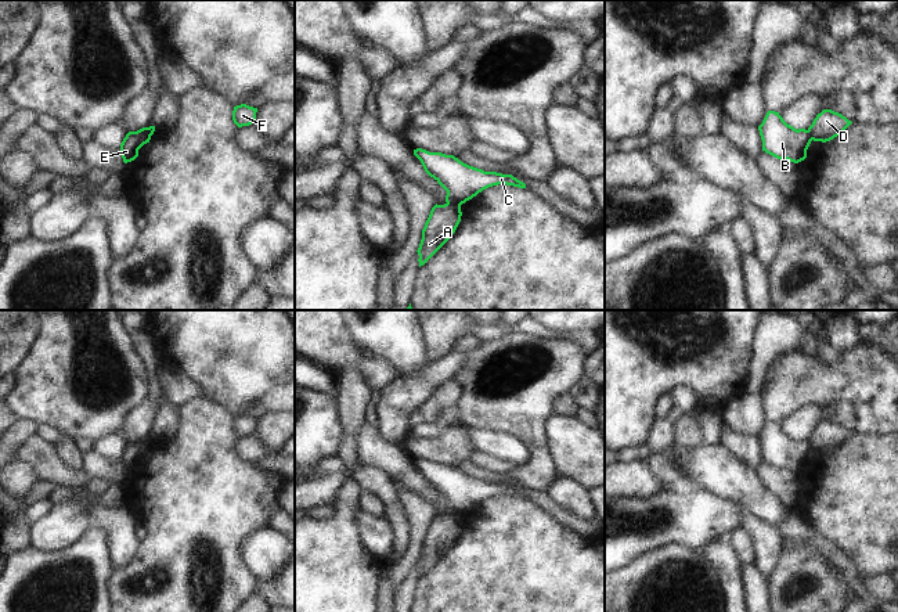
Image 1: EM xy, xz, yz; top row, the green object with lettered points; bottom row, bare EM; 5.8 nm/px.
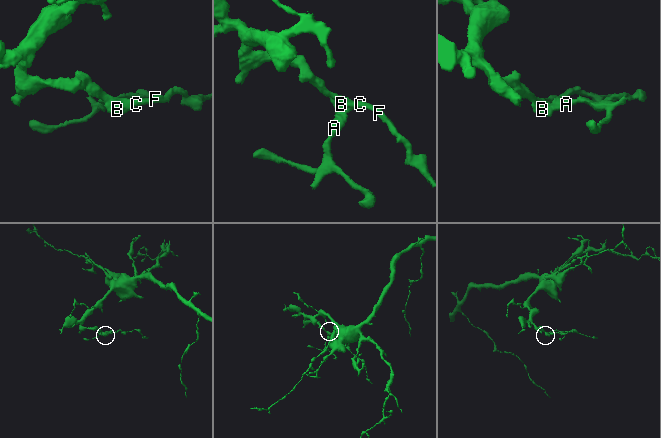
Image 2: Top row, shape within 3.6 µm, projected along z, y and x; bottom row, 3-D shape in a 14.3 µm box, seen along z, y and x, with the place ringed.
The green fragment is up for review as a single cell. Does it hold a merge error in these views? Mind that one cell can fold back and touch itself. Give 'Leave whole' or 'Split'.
Split

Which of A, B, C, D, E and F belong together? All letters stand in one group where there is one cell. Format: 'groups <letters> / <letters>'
groups A D / B C E F

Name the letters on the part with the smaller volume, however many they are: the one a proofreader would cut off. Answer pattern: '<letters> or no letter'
A, D

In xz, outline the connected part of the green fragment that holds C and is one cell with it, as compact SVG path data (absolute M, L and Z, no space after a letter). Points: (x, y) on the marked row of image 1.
M422 148L414 150L414 155L421 161L425 172L447 191L447 204L462 205L483 190L498 184L526 188L526 184L512 174L484 172L461 162L454 155Z

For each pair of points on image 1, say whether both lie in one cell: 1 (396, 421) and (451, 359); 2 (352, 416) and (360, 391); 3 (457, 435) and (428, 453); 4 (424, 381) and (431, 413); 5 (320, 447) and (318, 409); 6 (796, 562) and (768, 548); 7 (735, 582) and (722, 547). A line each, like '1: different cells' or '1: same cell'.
1: same cell
2: same cell
3: same cell
4: different cells
5: same cell
6: different cells
7: same cell

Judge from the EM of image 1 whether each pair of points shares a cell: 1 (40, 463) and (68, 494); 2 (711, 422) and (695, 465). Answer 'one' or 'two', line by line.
1: two
2: two

